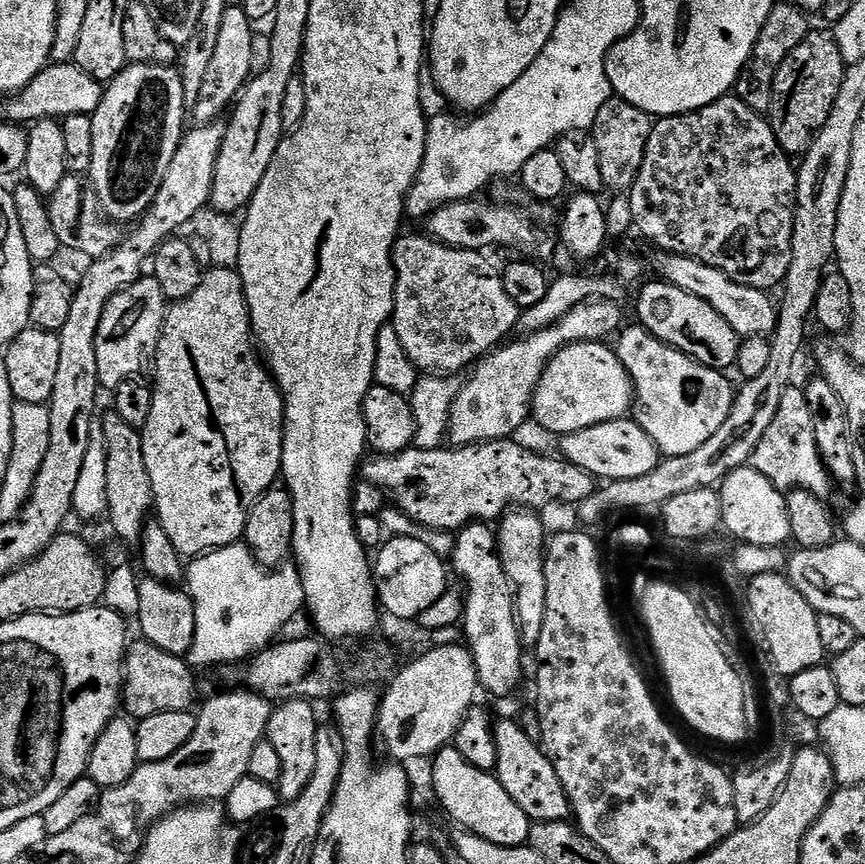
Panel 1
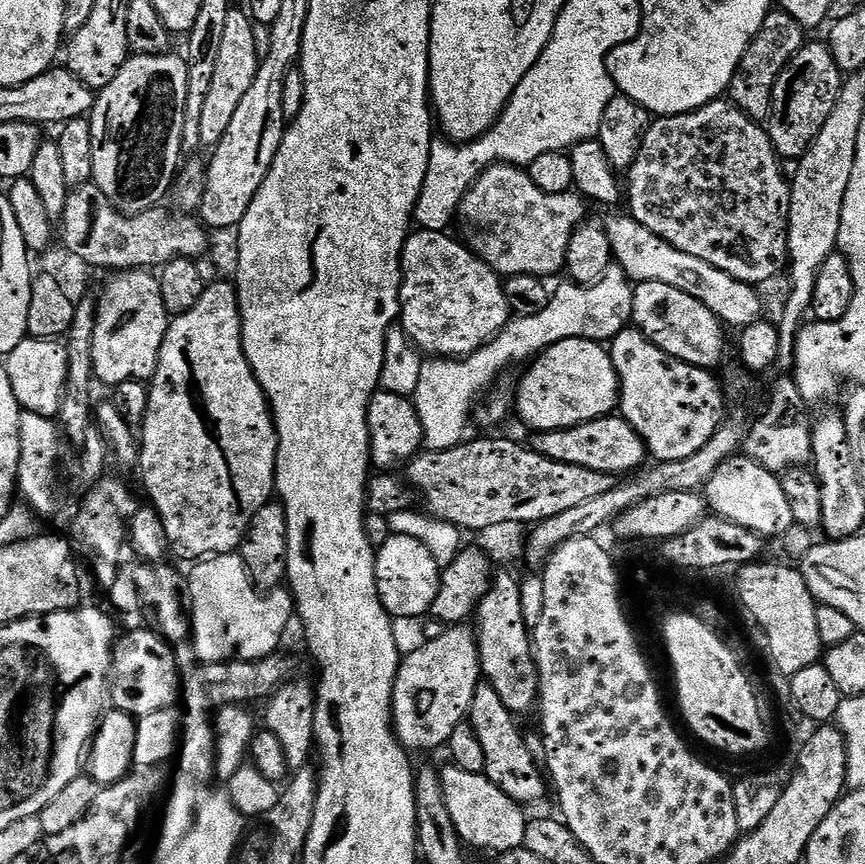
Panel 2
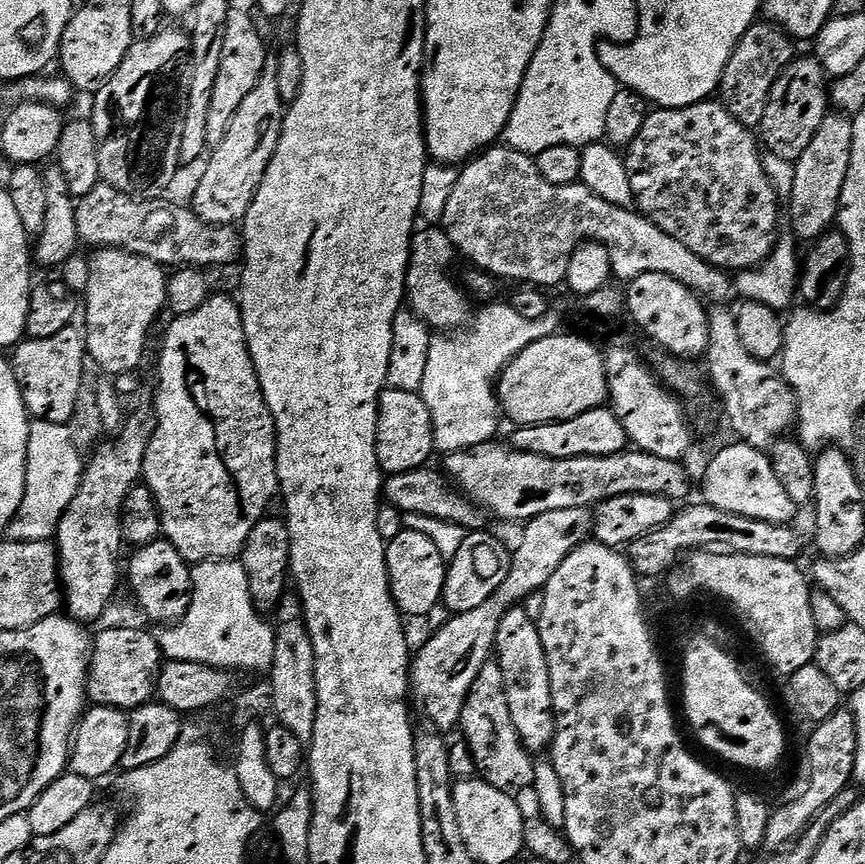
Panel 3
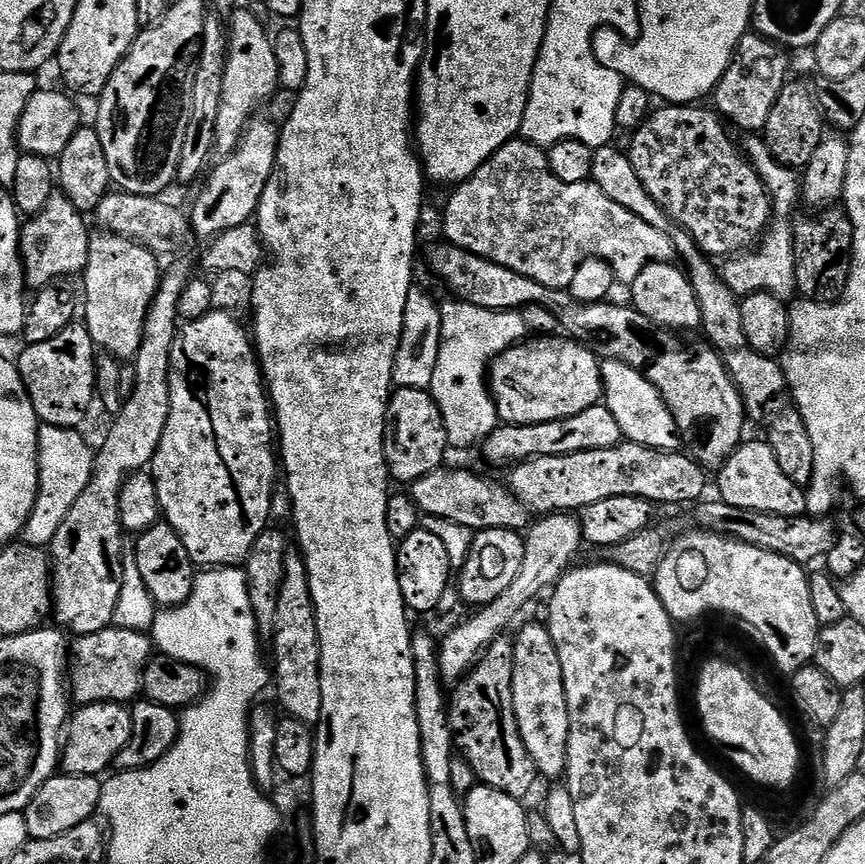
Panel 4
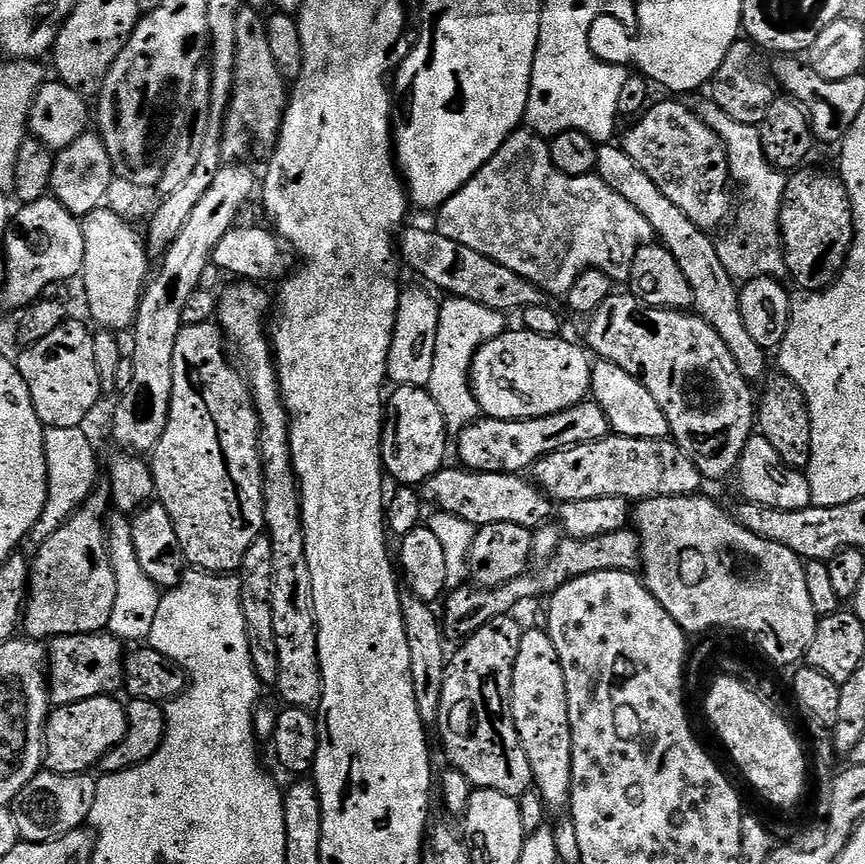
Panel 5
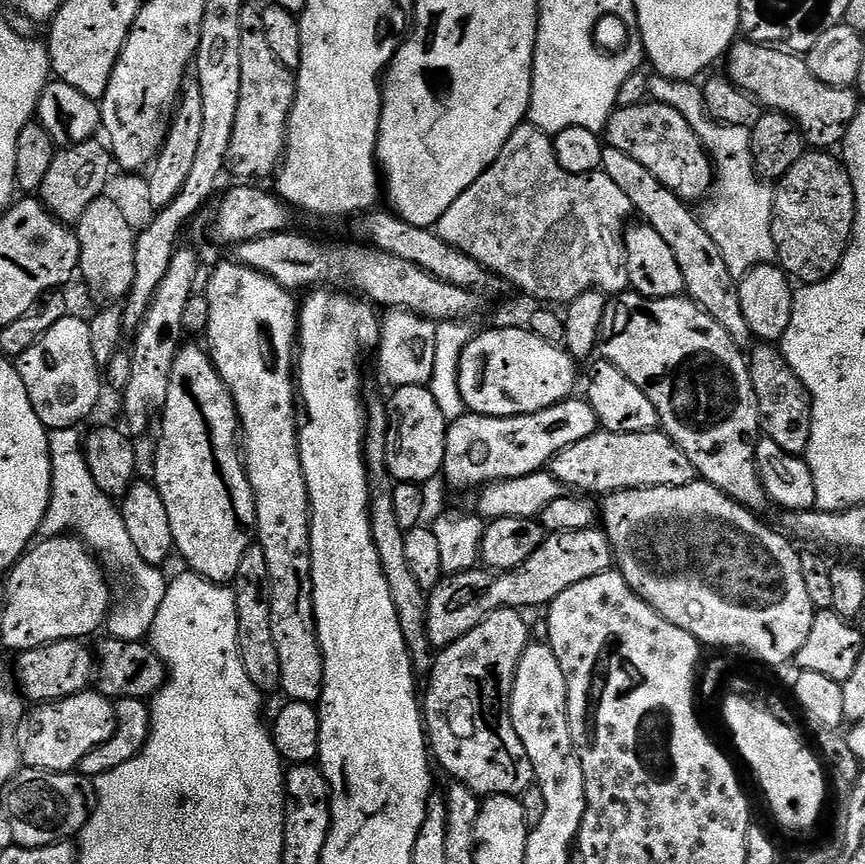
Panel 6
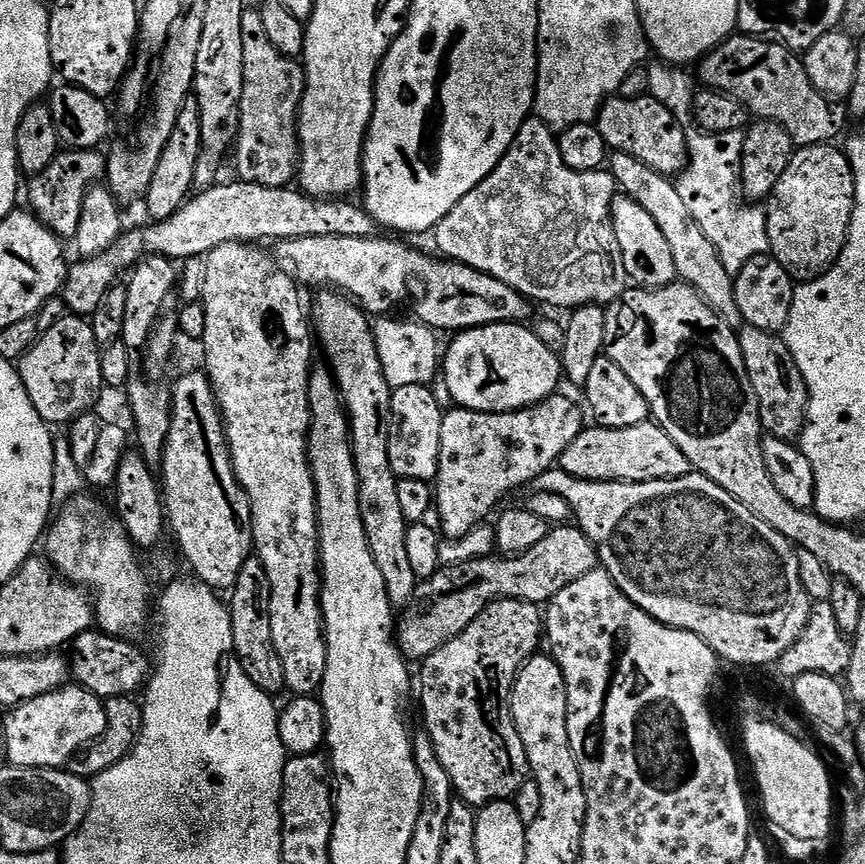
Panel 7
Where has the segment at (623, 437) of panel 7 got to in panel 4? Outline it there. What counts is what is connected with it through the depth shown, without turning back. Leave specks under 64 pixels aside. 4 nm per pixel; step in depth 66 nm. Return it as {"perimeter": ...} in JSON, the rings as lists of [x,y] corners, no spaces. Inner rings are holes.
{"perimeter":[[[627,442],[602,450],[571,452],[565,456],[533,456],[530,460],[519,461],[509,472],[512,473],[506,479],[507,487],[512,489],[512,493],[532,514],[572,514],[586,506],[594,506],[594,502],[615,496],[651,500],[656,506],[691,505],[703,497],[700,495],[704,487],[710,484],[709,473],[691,455],[680,450],[663,452],[650,446]]]}

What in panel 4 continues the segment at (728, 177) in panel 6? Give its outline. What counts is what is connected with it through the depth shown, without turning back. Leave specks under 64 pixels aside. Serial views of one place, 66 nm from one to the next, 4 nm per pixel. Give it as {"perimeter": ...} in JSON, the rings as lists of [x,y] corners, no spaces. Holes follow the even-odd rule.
{"perimeter":[[[748,134],[743,139],[743,151],[750,163],[758,170],[762,182],[768,187],[768,195],[772,198],[770,234],[765,235],[751,250],[725,259],[722,264],[722,275],[726,286],[730,286],[730,290],[734,290],[734,294],[738,297],[743,298],[755,292],[765,292],[774,294],[774,298],[788,302],[797,295],[796,251],[794,250],[796,224],[794,219],[792,220],[792,215],[796,212],[796,200],[798,204],[802,196],[802,184],[793,169],[778,162],[774,154],[770,154],[763,135]]]}

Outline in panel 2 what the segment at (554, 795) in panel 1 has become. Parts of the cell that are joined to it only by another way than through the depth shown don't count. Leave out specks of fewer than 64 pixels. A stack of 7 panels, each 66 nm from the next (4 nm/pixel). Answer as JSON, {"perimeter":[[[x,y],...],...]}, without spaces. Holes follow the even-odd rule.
{"perimeter":[[[484,682],[476,689],[472,699],[470,723],[482,742],[482,752],[486,754],[486,766],[483,773],[490,782],[494,782],[505,794],[521,806],[529,806],[544,796],[546,776],[541,765],[531,757],[526,748],[524,732],[516,725],[517,717],[502,702],[491,684]]]}

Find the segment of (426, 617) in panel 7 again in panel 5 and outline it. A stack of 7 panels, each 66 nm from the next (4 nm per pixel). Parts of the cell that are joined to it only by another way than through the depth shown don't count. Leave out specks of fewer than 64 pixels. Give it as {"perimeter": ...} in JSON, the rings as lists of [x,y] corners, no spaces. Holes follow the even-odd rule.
{"perimeter":[[[625,530],[614,534],[602,534],[598,538],[585,540],[561,539],[558,550],[554,556],[540,569],[529,570],[523,576],[514,578],[497,588],[481,588],[479,586],[461,586],[451,589],[443,601],[442,627],[449,637],[460,636],[467,638],[473,636],[486,622],[495,616],[507,616],[519,604],[532,600],[535,596],[551,594],[566,586],[574,578],[582,578],[586,574],[599,572],[636,572],[640,568],[640,538],[635,531]]]}

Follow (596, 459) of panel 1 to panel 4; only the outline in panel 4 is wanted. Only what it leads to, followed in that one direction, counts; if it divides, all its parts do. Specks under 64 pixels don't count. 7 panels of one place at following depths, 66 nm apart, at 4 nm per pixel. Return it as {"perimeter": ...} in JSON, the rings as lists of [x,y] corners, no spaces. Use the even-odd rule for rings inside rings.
{"perimeter":[[[601,402],[590,406],[590,410],[582,410],[582,414],[574,414],[570,418],[562,418],[554,422],[501,423],[482,441],[482,449],[484,448],[484,456],[490,463],[512,466],[519,461],[530,460],[533,456],[565,456],[582,450],[602,450],[621,443],[621,440],[618,421]]]}

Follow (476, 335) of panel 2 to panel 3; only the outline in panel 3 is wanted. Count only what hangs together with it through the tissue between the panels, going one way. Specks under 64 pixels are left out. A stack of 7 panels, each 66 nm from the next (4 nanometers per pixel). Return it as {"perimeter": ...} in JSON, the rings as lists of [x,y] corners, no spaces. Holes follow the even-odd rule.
{"perimeter":[[[440,226],[424,227],[412,237],[406,300],[411,311],[415,312],[416,317],[423,320],[429,329],[448,334],[453,330],[463,329],[473,319],[474,308],[468,305],[470,296],[462,287],[461,281],[457,277],[456,280],[452,277],[452,263],[458,260],[458,253],[450,242],[447,232]]]}

